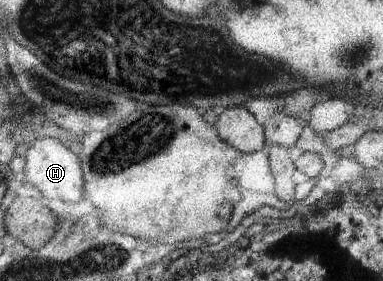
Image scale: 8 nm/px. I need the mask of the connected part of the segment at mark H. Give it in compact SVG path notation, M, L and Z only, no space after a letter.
M46 137L31 143L25 155L23 174L28 175L32 187L38 187L48 199L62 201L84 201L84 169L78 154L66 149L56 138Z

